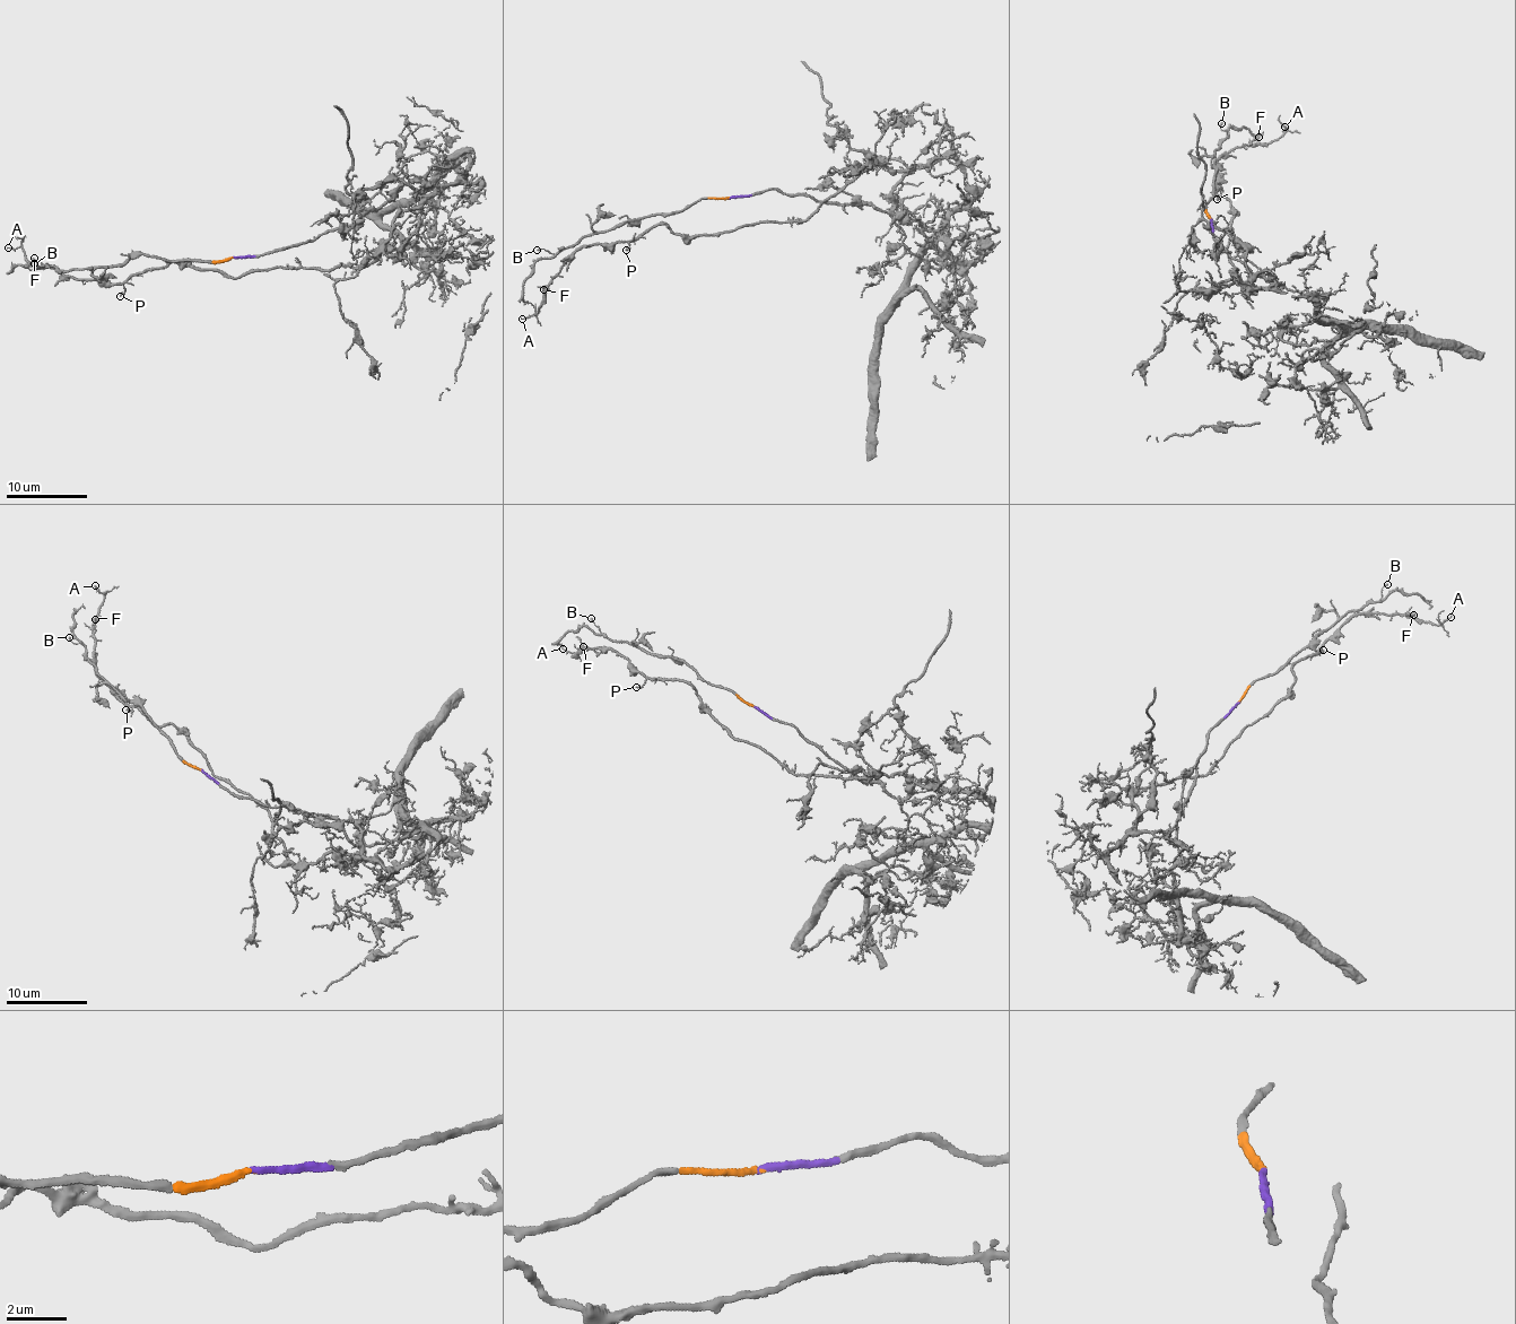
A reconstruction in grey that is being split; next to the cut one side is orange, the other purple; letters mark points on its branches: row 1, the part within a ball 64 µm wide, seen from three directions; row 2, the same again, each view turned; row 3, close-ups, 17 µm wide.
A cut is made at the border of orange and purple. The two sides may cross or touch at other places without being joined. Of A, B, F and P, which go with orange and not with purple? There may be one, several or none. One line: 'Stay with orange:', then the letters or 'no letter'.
Stay with orange: B

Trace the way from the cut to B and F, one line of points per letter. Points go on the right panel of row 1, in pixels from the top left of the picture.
B: (1211, 219), (1205, 203), (1210, 197), (1213, 197), (1213, 149), (1220, 147), (1226, 137), (1221, 130), (1222, 122)
F: (1211, 219), (1230, 258), (1279, 282), (1263, 270), (1204, 297), (1235, 281), (1216, 160), (1259, 137)

